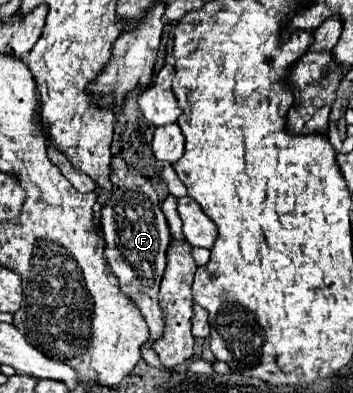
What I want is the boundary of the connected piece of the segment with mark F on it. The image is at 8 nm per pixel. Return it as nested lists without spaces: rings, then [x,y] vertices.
[[[127,164],[111,166],[111,182],[113,182],[113,194],[109,202],[103,206],[103,214],[101,214],[101,228],[103,228],[103,238],[105,238],[103,254],[111,266],[111,272],[121,284],[121,292],[139,308],[141,316],[145,318],[149,326],[151,338],[143,346],[143,354],[141,354],[143,360],[149,366],[173,373],[175,372],[173,369],[163,368],[159,364],[159,358],[151,350],[153,340],[157,340],[163,332],[163,316],[161,316],[161,308],[157,302],[157,294],[159,294],[159,282],[163,278],[163,270],[167,264],[165,260],[167,248],[171,244],[167,220],[161,212],[159,198],[151,182],[139,176],[135,168]]]

